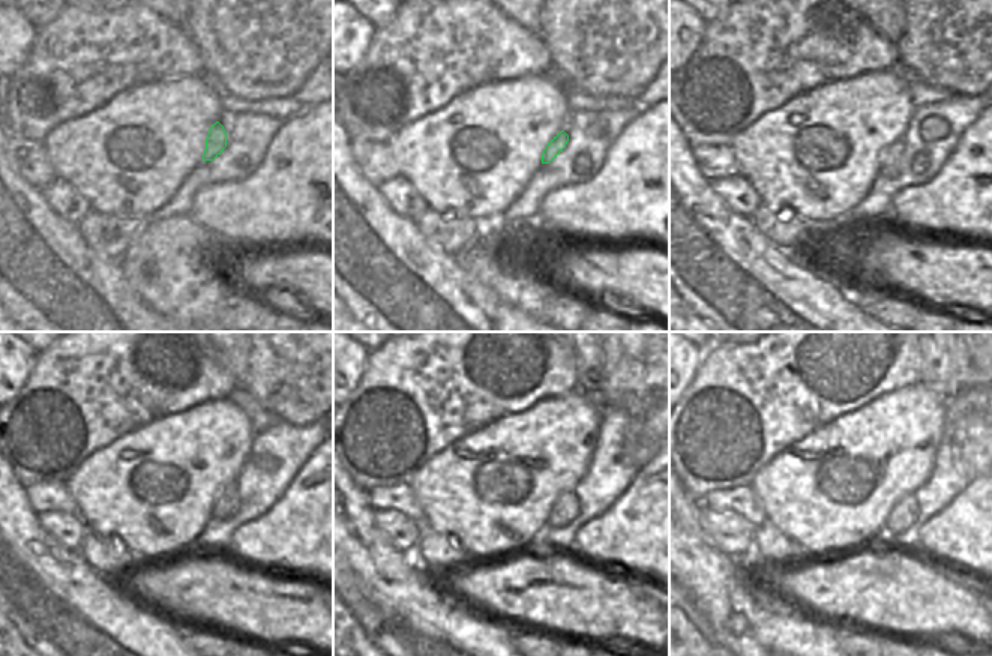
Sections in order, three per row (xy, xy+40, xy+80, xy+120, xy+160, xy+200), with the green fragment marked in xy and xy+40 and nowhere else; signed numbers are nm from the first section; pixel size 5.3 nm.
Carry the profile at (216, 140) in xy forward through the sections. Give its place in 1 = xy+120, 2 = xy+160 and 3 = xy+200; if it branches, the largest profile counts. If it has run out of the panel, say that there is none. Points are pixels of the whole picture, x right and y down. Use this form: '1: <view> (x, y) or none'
1: xy+120 (225, 505)
2: xy+160 (566, 508)
3: xy+200 (905, 512)

